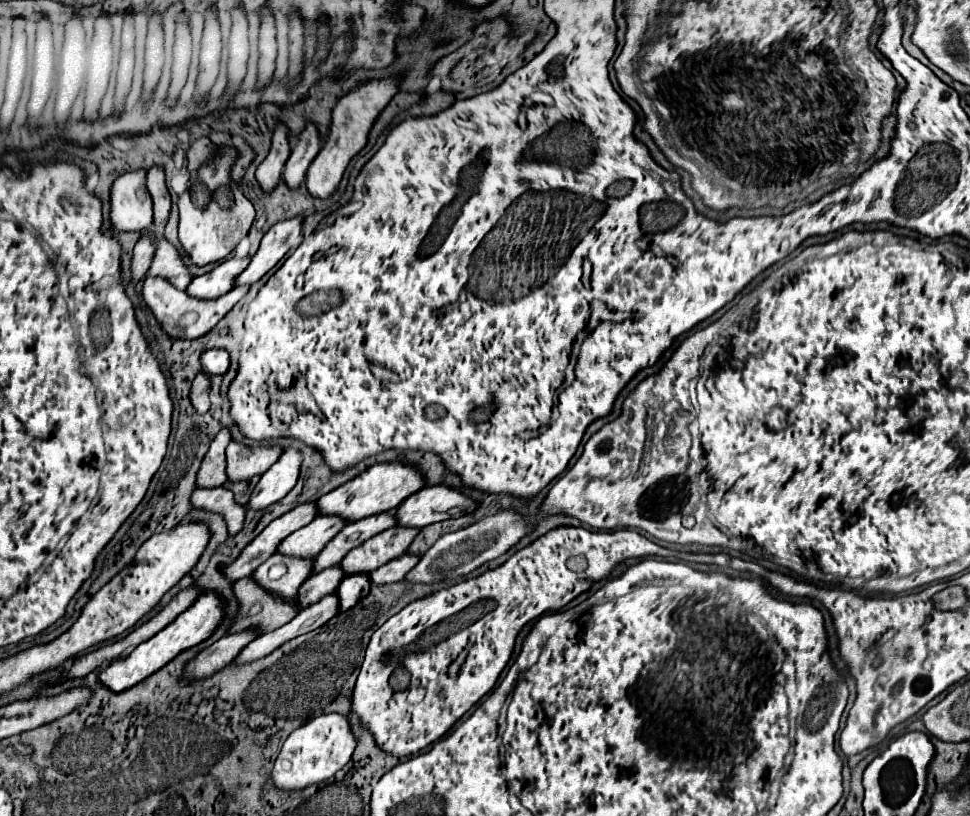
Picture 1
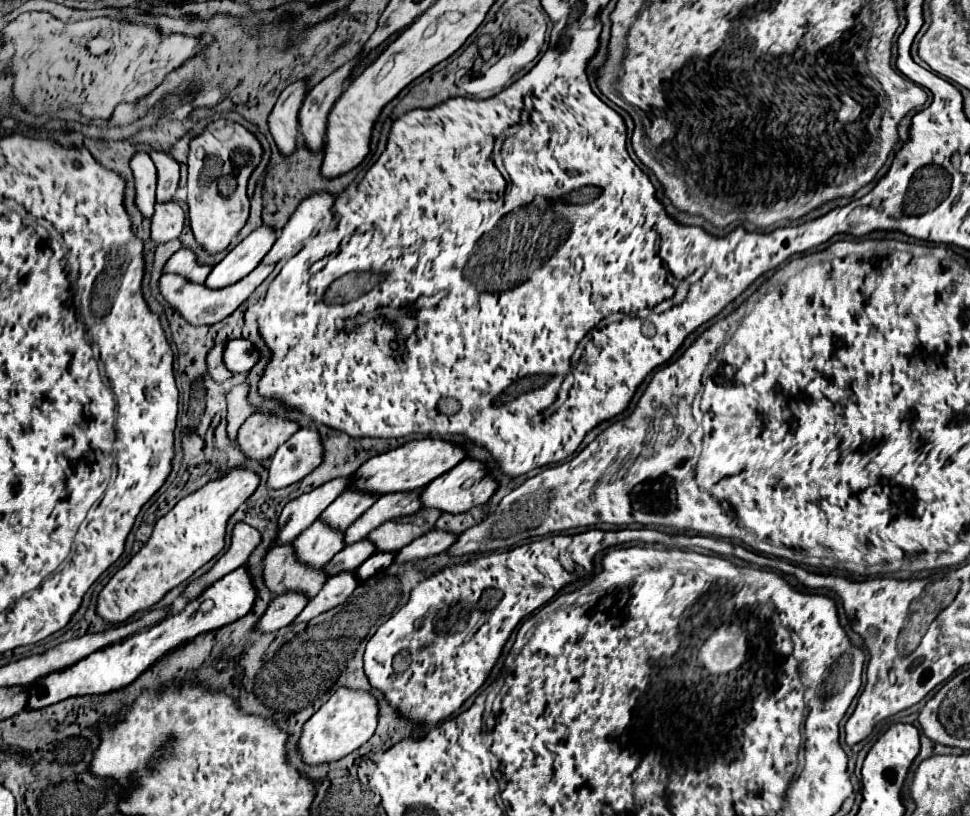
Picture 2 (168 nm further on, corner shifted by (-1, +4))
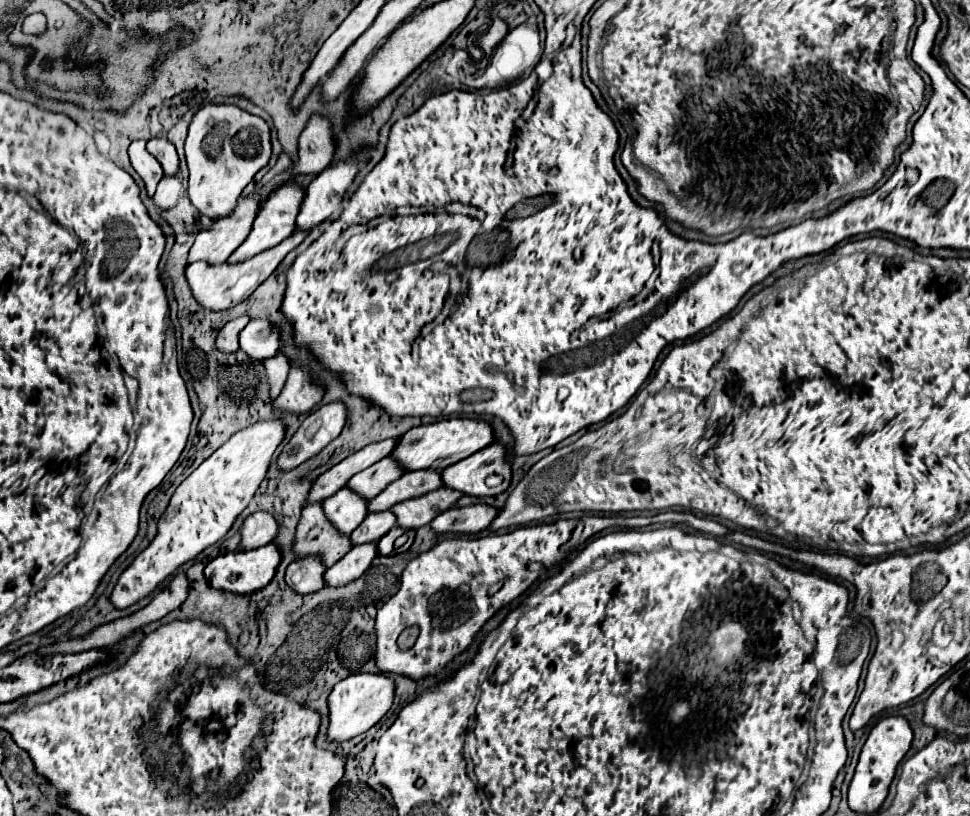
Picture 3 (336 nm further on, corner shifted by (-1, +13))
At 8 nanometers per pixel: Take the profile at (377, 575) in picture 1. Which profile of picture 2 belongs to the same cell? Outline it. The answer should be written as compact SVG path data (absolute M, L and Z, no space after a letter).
M429 531L425 535L421 535L419 539L415 539L413 543L409 543L407 547L403 547L397 555L393 563L407 563L407 561L415 561L415 559L427 559L433 555L443 553L457 535L447 533L447 531Z

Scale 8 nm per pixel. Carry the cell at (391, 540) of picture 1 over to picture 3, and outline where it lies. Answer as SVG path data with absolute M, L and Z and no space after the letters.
M439 488L439 490L423 494L419 498L399 502L391 510L397 516L399 526L417 530L423 524L429 524L441 512L449 510L461 496L463 496L463 492L455 492L455 490L449 490L449 488Z

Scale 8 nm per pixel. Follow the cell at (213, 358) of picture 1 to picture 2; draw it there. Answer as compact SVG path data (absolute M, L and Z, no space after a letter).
M245 339L227 341L223 349L223 361L231 373L247 373L255 365L257 353L253 351L251 343Z

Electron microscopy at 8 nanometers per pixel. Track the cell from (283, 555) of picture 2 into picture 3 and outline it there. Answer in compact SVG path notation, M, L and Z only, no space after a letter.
M307 504L303 508L297 538L295 538L295 554L297 558L319 554L323 556L323 564L331 568L337 560L351 550L351 538L343 536L325 516L323 504Z

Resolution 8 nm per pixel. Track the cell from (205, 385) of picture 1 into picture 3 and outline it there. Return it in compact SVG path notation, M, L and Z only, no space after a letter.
M239 316L223 326L217 336L217 348L223 352L237 352L239 350L239 332L249 324L249 316Z

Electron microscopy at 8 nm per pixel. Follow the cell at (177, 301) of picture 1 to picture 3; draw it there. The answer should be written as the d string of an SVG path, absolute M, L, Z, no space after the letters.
M295 230L289 238L285 238L283 242L279 242L277 246L269 248L269 250L263 250L259 254L255 254L253 258L247 258L243 262L235 262L235 264L229 264L229 262L223 262L223 264L207 264L207 262L193 262L187 266L187 280L189 280L189 286L197 298L197 302L207 308L207 310L227 310L227 308L233 308L237 306L239 302L247 300L253 290L263 284L273 272L275 268L281 264L281 260L293 250L297 248L305 236L309 232L307 230Z

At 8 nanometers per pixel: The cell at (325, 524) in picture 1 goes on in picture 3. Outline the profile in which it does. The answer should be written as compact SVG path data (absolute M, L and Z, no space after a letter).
M383 458L383 460L375 462L371 468L355 474L347 486L353 488L363 498L371 500L375 494L383 492L391 482L395 482L403 474L405 472L403 472L403 468L399 468L399 464L395 464L391 458Z

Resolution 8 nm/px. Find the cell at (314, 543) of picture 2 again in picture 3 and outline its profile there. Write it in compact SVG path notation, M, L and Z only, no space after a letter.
M345 486L339 492L335 492L335 496L327 498L323 508L327 518L331 520L331 524L335 524L337 530L341 530L343 534L351 534L369 514L367 504L369 504L367 498L359 496L357 492Z

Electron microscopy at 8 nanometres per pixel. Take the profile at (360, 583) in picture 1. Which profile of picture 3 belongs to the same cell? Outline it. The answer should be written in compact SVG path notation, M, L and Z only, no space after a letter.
M395 526L391 532L387 532L387 536L383 536L377 542L379 544L379 554L383 554L383 556L395 556L395 554L403 552L403 548L409 550L411 544L413 544L413 538L415 538L415 530Z

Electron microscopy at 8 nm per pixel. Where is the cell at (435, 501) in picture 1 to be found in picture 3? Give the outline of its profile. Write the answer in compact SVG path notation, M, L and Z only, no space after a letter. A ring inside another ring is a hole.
M495 442L487 448L471 454L465 460L447 466L443 470L443 482L447 488L461 490L463 494L479 496L479 498L497 496L497 494L505 492L511 482L511 462L505 456L505 446ZM495 472L503 474L505 482L501 486L489 488L485 484L485 478Z

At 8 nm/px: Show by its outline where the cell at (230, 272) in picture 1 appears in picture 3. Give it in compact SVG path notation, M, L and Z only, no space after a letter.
M289 184L277 188L259 210L249 238L243 242L243 246L239 246L239 250L233 252L229 262L247 260L249 256L273 248L281 240L291 236L295 230L295 218L299 214L299 206L305 198L305 192L307 190L299 192L299 188L291 188Z

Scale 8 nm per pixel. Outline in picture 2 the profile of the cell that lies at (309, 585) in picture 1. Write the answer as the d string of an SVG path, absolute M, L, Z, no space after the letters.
M361 539L353 545L347 545L345 549L341 549L327 565L327 577L335 575L335 573L343 573L345 569L357 569L363 561L367 561L371 555L375 553L375 547L371 541Z

